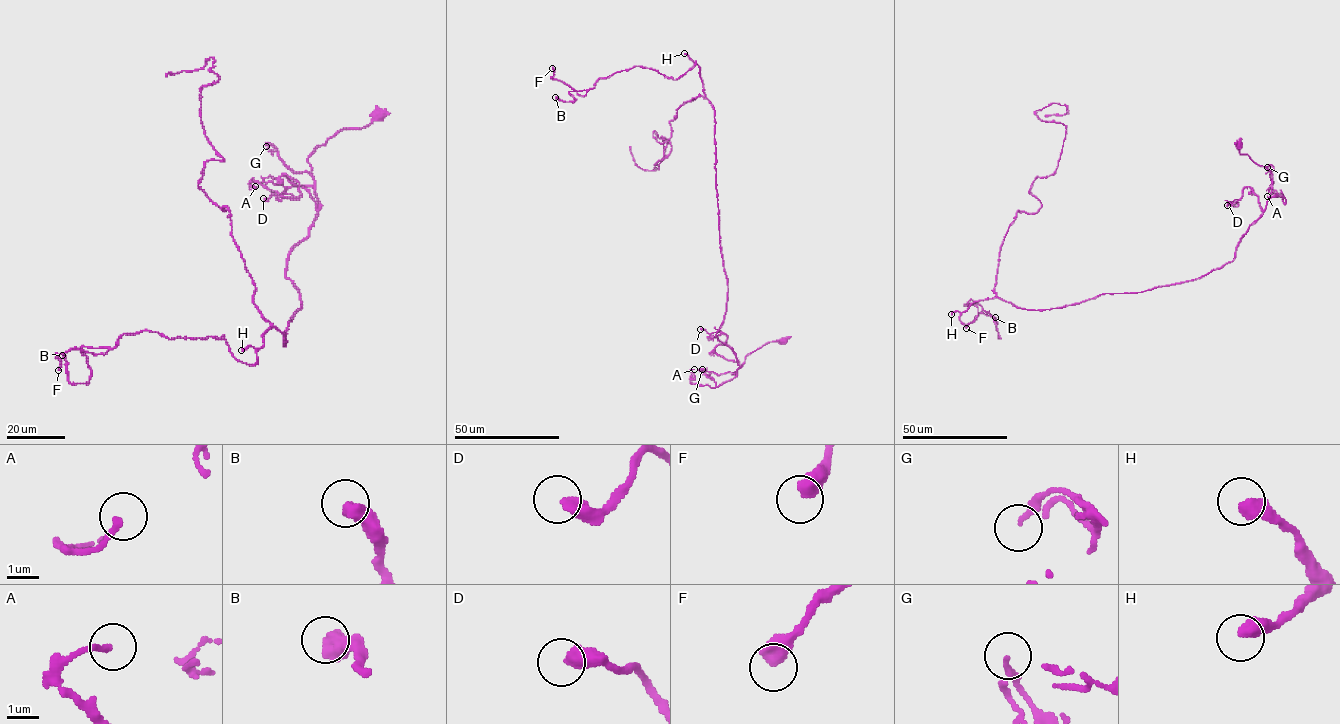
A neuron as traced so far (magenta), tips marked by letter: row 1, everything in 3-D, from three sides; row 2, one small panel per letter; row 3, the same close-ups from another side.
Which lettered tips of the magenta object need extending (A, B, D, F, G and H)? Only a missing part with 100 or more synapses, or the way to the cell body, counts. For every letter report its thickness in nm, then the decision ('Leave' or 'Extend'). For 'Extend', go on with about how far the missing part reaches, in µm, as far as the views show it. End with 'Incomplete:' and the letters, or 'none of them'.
A: Thickness 180 nm. Leave
B: Thickness 500 nm. Leave
D: Thickness 420 nm. Leave
F: Thickness 480 nm. Leave
G: Thickness 190 nm. Leave
H: Thickness 480 nm. Leave
Incomplete: none of them

